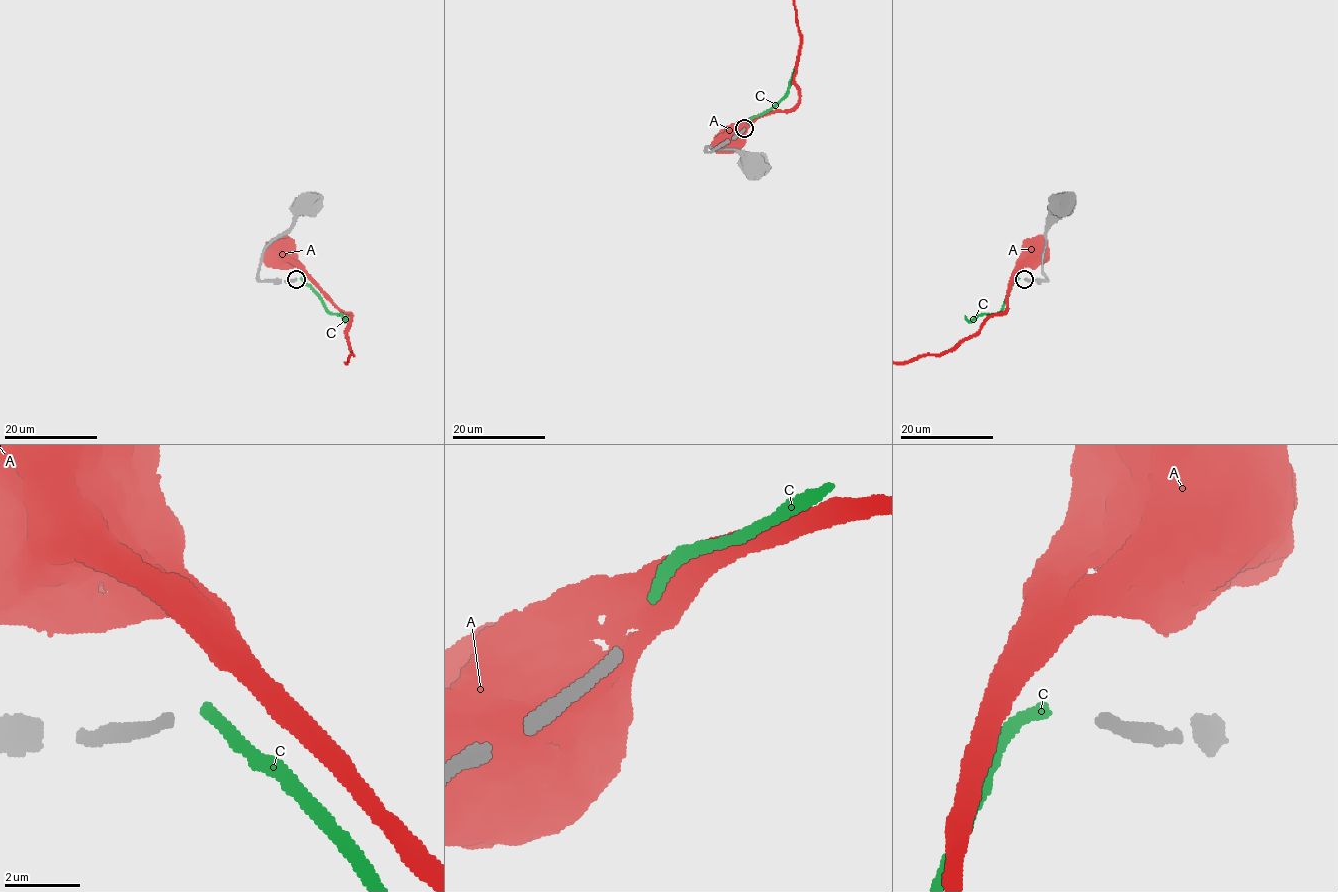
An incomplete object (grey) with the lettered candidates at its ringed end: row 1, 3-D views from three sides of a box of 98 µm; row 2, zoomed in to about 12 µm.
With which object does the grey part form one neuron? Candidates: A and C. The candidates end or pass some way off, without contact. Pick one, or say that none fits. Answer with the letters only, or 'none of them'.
C

